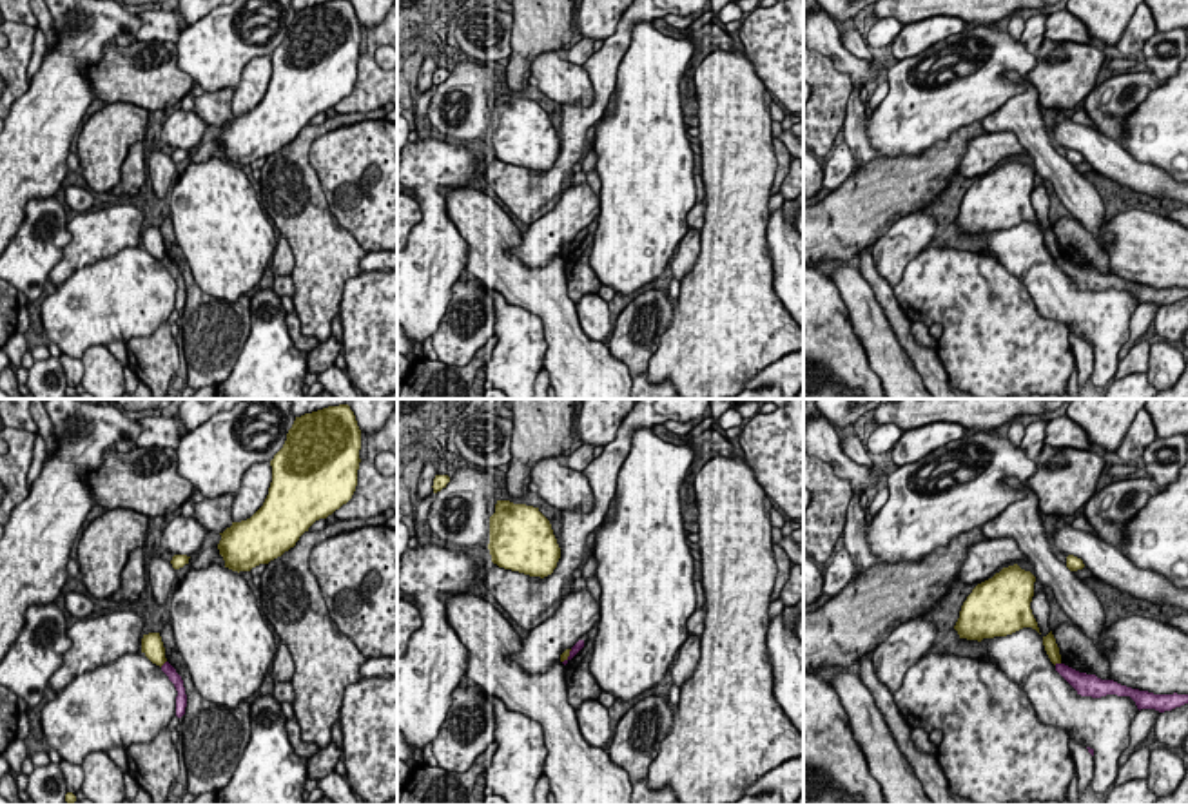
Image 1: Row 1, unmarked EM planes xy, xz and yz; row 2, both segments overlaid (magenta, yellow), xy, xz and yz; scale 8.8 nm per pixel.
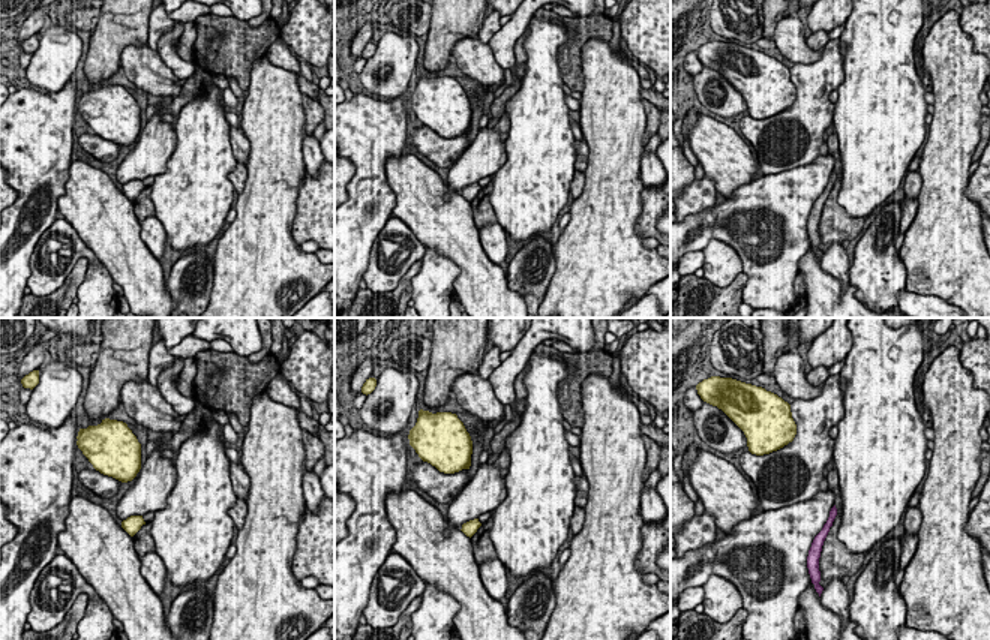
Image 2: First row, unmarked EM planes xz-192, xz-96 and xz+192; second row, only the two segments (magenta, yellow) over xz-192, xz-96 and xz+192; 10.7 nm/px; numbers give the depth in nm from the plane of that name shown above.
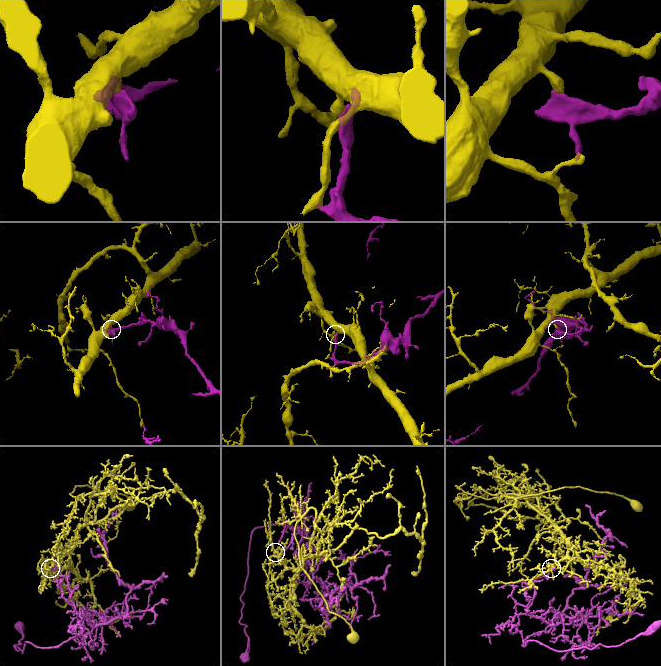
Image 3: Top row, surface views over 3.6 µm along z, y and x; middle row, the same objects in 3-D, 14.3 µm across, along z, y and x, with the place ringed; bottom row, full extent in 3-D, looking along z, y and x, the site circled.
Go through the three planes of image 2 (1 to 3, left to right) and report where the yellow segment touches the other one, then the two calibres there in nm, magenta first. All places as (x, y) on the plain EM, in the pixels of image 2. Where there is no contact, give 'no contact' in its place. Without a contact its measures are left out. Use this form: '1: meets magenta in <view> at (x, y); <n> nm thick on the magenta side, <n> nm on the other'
1: no contact
2: no contact
3: no contact

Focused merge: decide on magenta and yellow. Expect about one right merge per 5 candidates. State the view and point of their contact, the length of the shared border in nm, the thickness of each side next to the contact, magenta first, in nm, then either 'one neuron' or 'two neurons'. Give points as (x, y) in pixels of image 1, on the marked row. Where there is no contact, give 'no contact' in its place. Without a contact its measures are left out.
contact xy (164, 664); length 80 nm; calibres 90 and 190 nm; two neurons

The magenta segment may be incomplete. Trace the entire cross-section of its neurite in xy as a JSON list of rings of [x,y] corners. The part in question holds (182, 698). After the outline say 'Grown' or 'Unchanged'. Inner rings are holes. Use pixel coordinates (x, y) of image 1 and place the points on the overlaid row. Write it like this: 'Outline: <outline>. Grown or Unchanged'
Outline: [[[165,662],[161,665],[161,671],[169,676],[169,680],[174,684],[174,687],[178,691],[176,716],[181,718],[185,714],[185,707],[187,707],[187,694],[185,694],[183,680],[169,662]]]. Unchanged

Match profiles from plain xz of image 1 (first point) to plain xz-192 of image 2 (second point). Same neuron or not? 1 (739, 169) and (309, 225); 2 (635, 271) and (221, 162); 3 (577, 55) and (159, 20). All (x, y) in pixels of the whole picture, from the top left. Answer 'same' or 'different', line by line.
1: different
2: same
3: same

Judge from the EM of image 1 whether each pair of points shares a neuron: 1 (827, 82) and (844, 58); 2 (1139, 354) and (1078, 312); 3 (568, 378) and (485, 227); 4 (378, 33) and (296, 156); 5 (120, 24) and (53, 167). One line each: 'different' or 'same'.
1: different
2: different
3: same
4: different
5: same

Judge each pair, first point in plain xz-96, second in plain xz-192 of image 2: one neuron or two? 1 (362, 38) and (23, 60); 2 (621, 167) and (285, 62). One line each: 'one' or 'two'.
1: two
2: two

